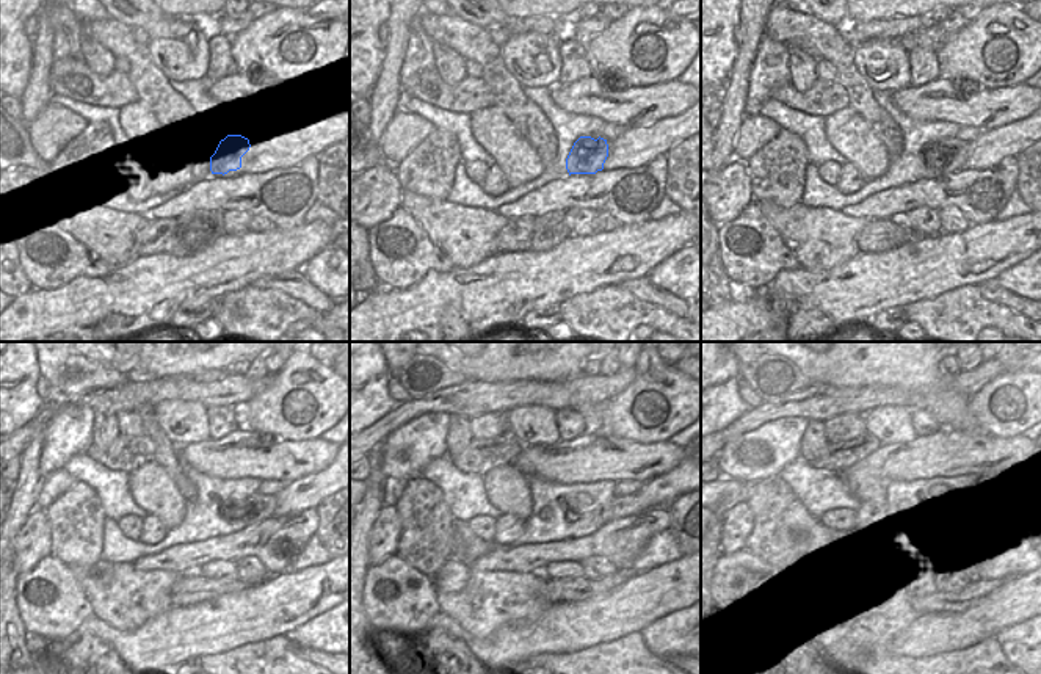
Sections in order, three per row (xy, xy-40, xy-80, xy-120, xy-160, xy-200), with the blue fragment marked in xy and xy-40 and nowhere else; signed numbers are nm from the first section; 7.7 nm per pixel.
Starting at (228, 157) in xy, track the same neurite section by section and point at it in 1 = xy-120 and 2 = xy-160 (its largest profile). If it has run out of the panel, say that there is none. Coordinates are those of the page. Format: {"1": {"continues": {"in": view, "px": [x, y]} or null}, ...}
{"1": {"continues": {"in": "xy-120", "px": [259, 507]}}, "2": {"continues": {"in": "xy-160", "px": [620, 507]}}}

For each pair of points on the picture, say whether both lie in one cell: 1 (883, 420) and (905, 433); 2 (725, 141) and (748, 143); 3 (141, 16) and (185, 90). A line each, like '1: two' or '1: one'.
1: one
2: two
3: two

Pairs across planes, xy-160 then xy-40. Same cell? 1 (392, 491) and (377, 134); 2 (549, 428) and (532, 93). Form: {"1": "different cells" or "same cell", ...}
{"1": "different cells", "2": "different cells"}

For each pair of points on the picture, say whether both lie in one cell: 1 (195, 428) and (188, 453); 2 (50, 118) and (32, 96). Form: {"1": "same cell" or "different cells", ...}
{"1": "different cells", "2": "different cells"}

